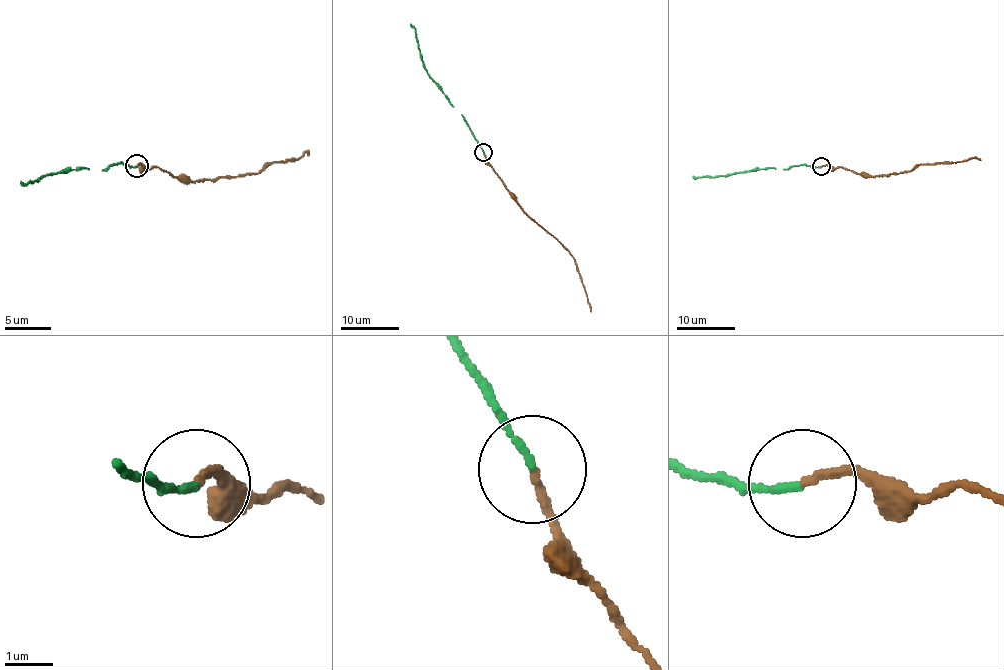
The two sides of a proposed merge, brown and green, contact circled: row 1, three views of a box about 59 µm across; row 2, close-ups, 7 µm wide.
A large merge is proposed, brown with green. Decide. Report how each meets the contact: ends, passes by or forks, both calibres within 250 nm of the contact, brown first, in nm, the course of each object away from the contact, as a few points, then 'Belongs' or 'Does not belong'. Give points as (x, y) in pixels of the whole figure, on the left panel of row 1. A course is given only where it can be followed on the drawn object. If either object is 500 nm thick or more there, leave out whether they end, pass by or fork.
At the ring brown ends. At the ring green ends. Thickness 160 nm (brown) against 130 nm. Course of brown: (137, 165), (160, 168), (172, 177), (191, 181), (244, 177), (272, 163), (300, 158), (307, 151), (309, 156). Course of green: (137, 165), (114, 163), (107, 170), (84, 168), (47, 174), (35, 181), (21, 181). Does not belong

